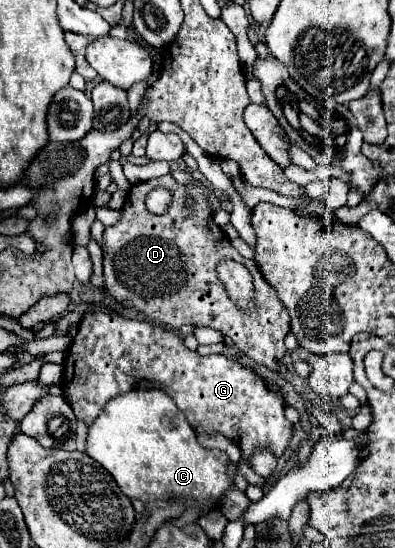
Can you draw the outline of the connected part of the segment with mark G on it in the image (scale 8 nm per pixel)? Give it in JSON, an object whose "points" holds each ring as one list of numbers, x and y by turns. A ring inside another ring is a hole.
{"points":[[109,312,85,314,63,370,63,394,75,416,91,424,107,400,143,380,157,382,175,400,195,432,219,432,235,440,243,460,257,446,267,446,275,456,281,456,291,440,293,424,283,414,283,398,271,392,251,368,223,354,199,356,177,334,149,322,127,320]]}

